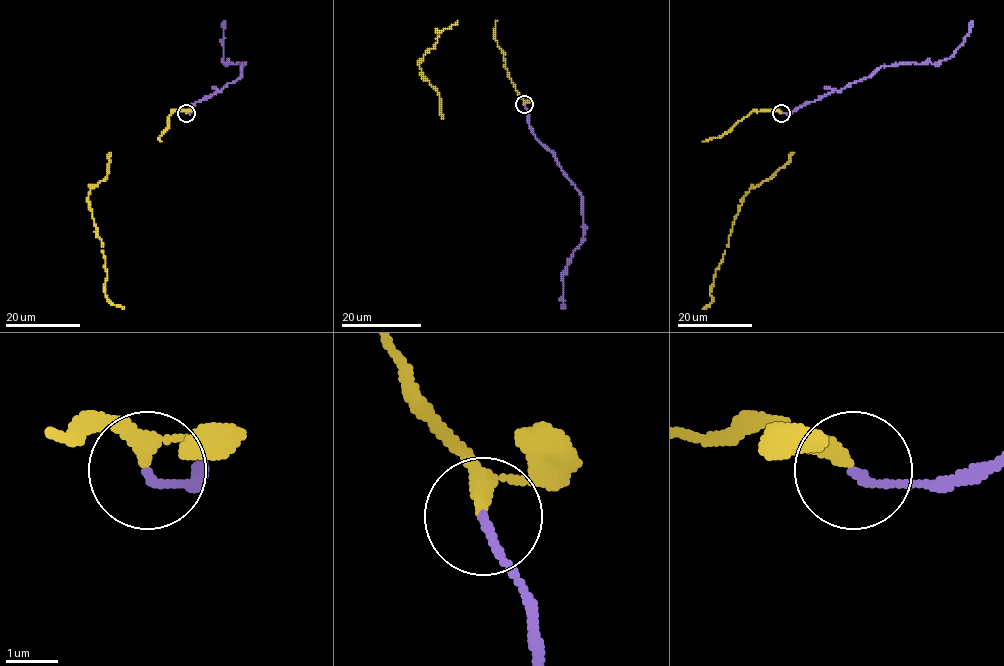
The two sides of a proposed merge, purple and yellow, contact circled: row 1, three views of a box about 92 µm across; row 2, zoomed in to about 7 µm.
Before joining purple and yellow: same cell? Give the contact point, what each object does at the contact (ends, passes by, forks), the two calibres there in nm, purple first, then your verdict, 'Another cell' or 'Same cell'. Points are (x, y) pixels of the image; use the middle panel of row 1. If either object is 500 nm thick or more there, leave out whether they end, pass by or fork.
Place: (524, 104). At the ring purple ends. At the ring yellow passes by. Thickness 150 nm (purple) against 240 nm. Another cell

